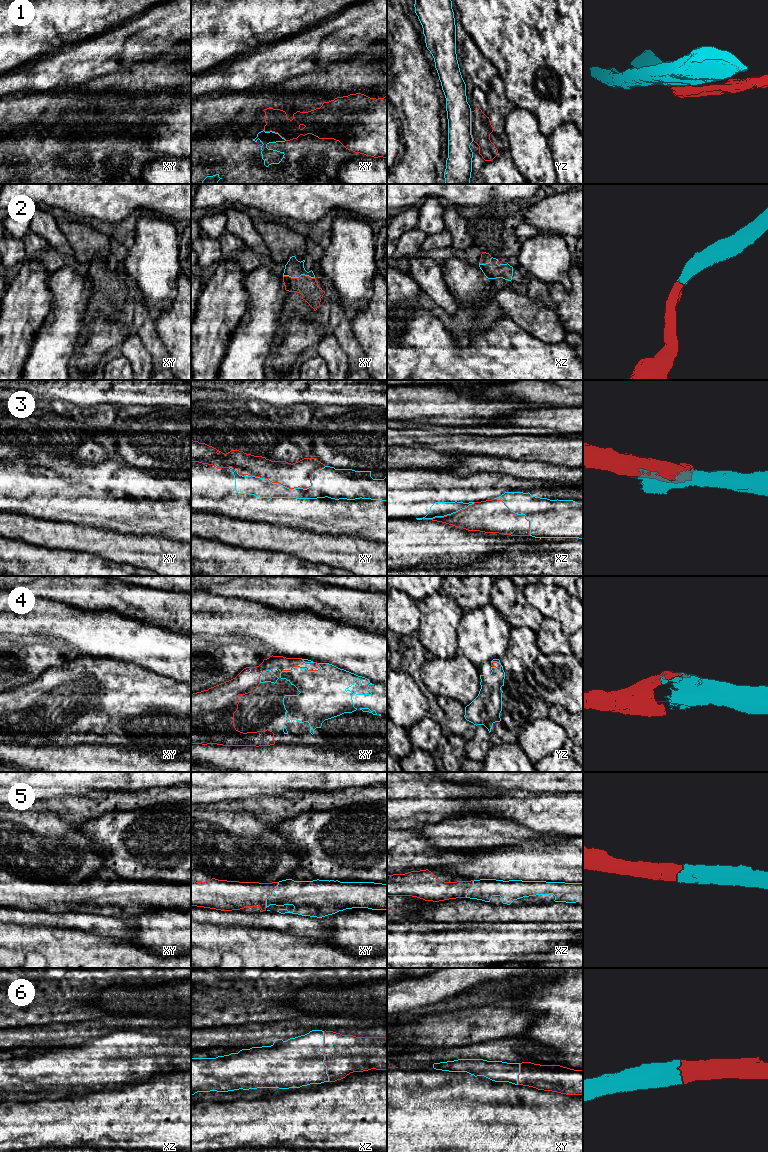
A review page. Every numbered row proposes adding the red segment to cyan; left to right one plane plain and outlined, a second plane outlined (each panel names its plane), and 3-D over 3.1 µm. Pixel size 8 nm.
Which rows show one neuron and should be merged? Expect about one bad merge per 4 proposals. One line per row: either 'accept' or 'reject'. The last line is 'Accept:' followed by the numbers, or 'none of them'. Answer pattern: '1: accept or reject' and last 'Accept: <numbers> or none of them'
1: reject
2: accept
3: accept
4: accept
5: accept
6: accept
Accept: 2, 3, 4, 5, 6

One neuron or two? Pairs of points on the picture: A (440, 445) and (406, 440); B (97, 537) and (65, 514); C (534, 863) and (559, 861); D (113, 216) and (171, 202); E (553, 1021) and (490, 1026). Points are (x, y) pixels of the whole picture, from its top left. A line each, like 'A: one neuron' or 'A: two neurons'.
A: one neuron
B: two neurons
C: one neuron
D: one neuron
E: two neurons

